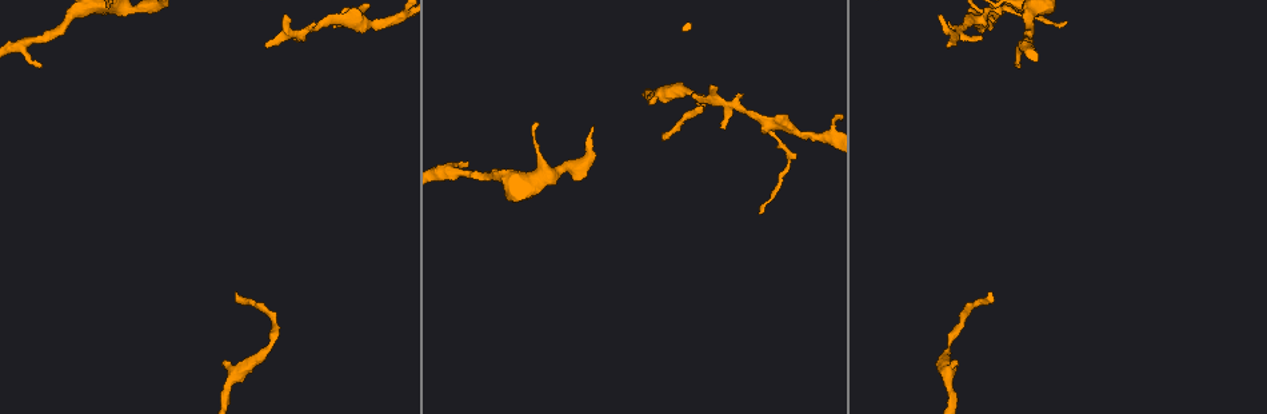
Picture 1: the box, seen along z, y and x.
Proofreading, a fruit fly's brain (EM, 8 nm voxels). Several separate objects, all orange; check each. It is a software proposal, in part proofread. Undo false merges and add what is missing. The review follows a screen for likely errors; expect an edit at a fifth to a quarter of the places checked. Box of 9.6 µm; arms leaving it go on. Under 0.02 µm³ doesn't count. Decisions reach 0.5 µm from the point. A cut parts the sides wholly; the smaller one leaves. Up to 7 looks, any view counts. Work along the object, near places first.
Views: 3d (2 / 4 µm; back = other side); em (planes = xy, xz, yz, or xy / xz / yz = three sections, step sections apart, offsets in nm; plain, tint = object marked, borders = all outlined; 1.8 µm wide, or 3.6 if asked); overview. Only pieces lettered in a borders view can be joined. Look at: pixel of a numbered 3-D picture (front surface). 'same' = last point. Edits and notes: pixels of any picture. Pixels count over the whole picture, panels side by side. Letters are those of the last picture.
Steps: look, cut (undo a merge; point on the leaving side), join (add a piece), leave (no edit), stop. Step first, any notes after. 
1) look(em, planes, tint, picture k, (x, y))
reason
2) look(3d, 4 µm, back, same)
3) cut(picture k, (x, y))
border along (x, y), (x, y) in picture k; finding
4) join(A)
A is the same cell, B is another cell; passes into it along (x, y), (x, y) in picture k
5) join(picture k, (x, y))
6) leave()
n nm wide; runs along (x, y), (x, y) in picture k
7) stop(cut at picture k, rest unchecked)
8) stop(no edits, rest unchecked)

look(em, planes, plain, picture 1, (235, 294))
end of a long branch

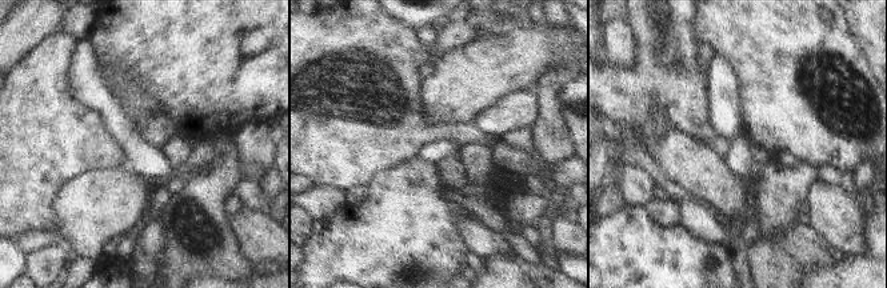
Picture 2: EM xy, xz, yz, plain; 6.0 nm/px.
look(em, planes, borders, same)

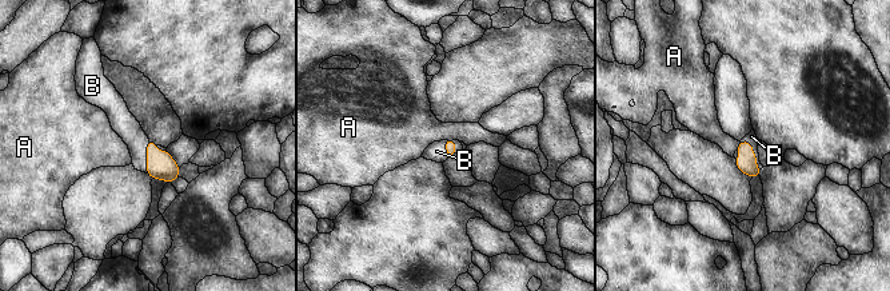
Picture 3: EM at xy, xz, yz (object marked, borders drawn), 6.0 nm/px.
join(B)
B is the same cell, A is another cell; passes into it along (746, 162), (753, 151), (751, 136) in picture 3; the neuron continues

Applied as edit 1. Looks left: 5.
look(overview)
see it whole again

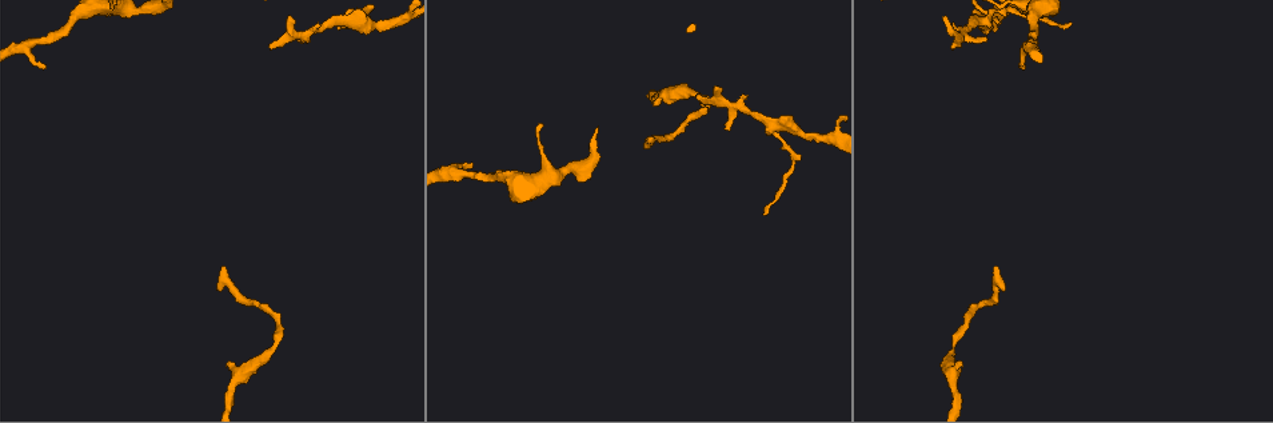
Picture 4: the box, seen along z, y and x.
look(em, planes, borders, picture 4, (42, 65))
free end

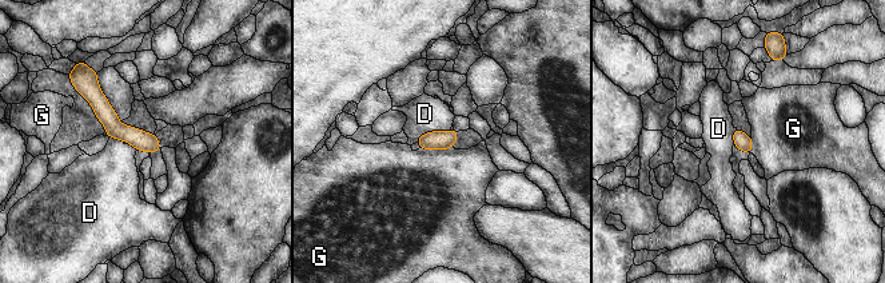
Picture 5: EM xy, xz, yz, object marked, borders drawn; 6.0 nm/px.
leave()
100 nm wide; D and G are other cells; border along (450, 128), (423, 132), (415, 142) in picture 5; none of them fits

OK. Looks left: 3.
stop(join at picture 3, rest unchecked)

